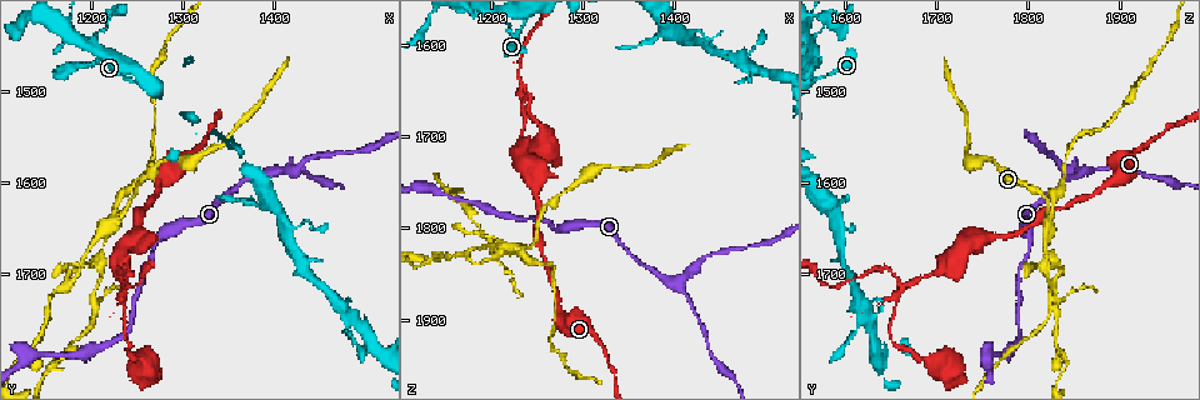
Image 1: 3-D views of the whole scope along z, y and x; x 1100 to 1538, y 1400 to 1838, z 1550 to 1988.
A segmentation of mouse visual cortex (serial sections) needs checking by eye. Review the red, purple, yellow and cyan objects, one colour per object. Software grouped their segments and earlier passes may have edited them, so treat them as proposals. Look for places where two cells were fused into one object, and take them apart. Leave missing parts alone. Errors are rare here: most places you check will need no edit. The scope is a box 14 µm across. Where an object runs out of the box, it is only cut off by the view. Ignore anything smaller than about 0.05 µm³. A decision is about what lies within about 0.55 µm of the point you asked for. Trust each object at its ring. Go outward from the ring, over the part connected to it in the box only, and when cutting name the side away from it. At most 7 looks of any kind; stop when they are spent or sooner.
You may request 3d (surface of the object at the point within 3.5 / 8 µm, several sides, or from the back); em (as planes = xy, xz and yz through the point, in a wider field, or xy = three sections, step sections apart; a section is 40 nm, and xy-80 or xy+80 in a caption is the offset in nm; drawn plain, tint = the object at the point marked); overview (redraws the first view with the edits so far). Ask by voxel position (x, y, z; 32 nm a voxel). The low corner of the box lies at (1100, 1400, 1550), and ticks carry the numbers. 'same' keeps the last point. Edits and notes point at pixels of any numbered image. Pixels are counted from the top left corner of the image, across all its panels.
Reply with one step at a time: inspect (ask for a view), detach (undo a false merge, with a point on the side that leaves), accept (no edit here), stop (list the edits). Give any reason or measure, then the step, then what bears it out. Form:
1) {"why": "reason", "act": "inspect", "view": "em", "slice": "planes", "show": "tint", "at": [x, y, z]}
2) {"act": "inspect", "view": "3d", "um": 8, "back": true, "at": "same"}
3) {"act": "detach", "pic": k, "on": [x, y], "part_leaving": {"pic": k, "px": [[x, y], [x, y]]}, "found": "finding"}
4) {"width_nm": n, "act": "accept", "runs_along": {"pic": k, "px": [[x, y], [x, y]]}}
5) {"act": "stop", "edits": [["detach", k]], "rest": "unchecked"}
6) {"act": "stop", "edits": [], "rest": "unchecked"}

{"why": "arms part here", "act": "inspect", "view": "3d", "um": 3.5, "at": [1220, 1650, 1820]}

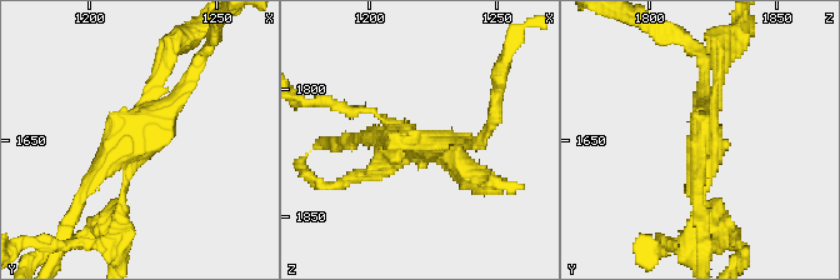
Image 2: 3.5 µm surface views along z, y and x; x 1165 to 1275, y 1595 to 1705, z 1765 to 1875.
{"arms": 3, "arm_widths_nm": [150, 150, 150], "why": "now the EM", "act": "inspect", "view": "em", "slice": "xy", "step": 1, "show": "tint", "at": [1218, 1648, 1821]}

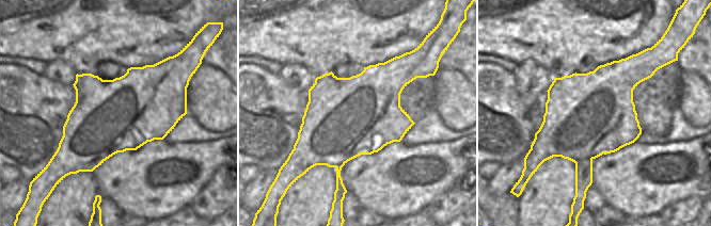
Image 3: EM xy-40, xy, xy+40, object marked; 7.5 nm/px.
{"act": "detach", "pic": 2, "on": [173, 45], "part_leaving": {"pic": 2, "px": [[126, 170], [115, 215], [119, 261]]}, "found": "a second cell is stuck on"}

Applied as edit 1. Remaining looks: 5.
{"why": "thin neck", "act": "inspect", "view": "3d", "um": 8, "at": [1280, 1575, 1760]}

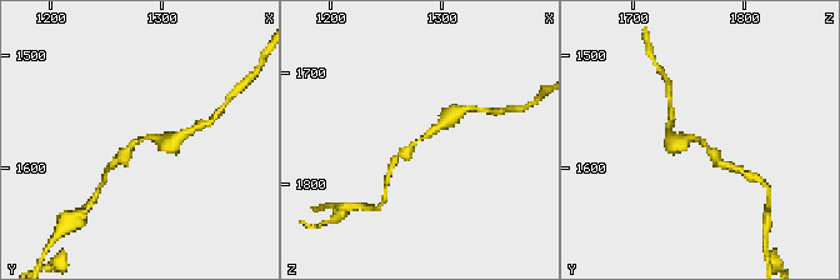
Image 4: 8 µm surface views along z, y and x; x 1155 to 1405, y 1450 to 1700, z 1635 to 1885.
{"arm_widths_nm": [250, 300], "why": "need the tissue", "act": "inspect", "view": "em", "slice": "xy", "step": 3, "show": "tint", "at": [1280, 1578, 1760]}

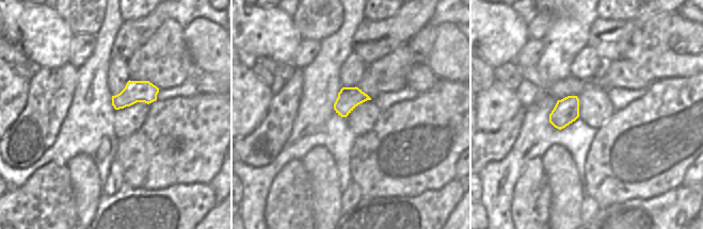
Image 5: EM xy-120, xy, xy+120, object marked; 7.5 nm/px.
{"act": "accept", "runs_along": {"pic": 4, "px": [[394, 160], [448, 120]]}, "found": "one cell here"}

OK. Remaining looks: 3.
{"why": "sharp bend", "act": "inspect", "view": "3d", "um": 3.5, "at": [1175, 1715, 1825]}

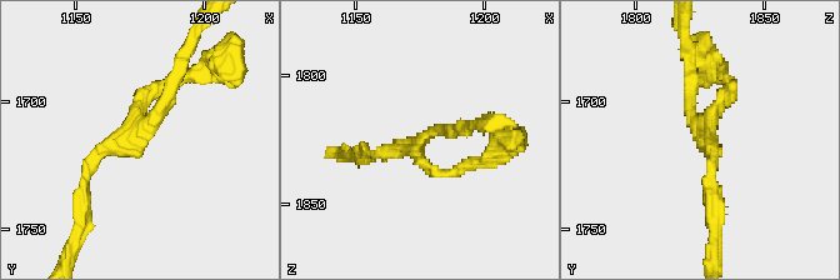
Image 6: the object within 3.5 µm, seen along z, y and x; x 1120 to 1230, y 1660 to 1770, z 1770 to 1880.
{"arms": 3, "arm_widths_nm": [150, 150, 200], "why": "now the EM", "act": "inspect", "view": "em", "slice": "xy", "step": 1, "show": "plain", "at": [1177, 1712, 1825]}

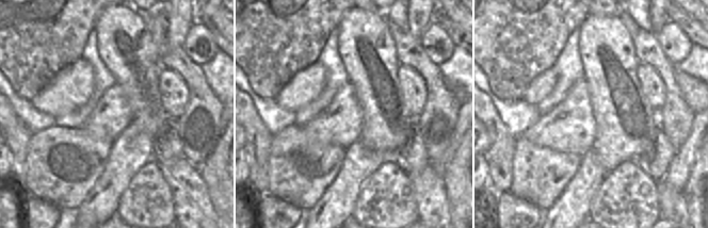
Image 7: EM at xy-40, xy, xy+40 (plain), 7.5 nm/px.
{"why": "with the object marked", "act": "inspect", "view": "em", "slice": "xy", "step": 1, "show": "tint", "at": "same"}

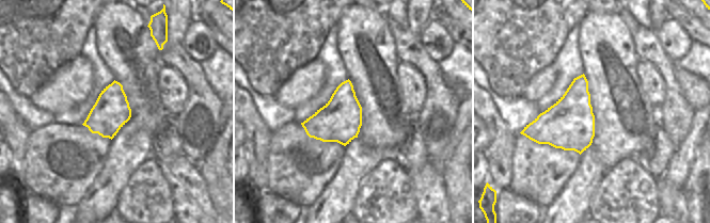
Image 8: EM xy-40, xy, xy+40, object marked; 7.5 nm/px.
{"act": "accept", "runs_along": {"pic": 6, "px": [[180, 56], [153, 123], [106, 145], [84, 176]]}, "found": "continuous, no second cell"}

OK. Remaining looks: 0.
{"act": "stop", "edits": [["detach", 2]], "rest": "unchecked"}

